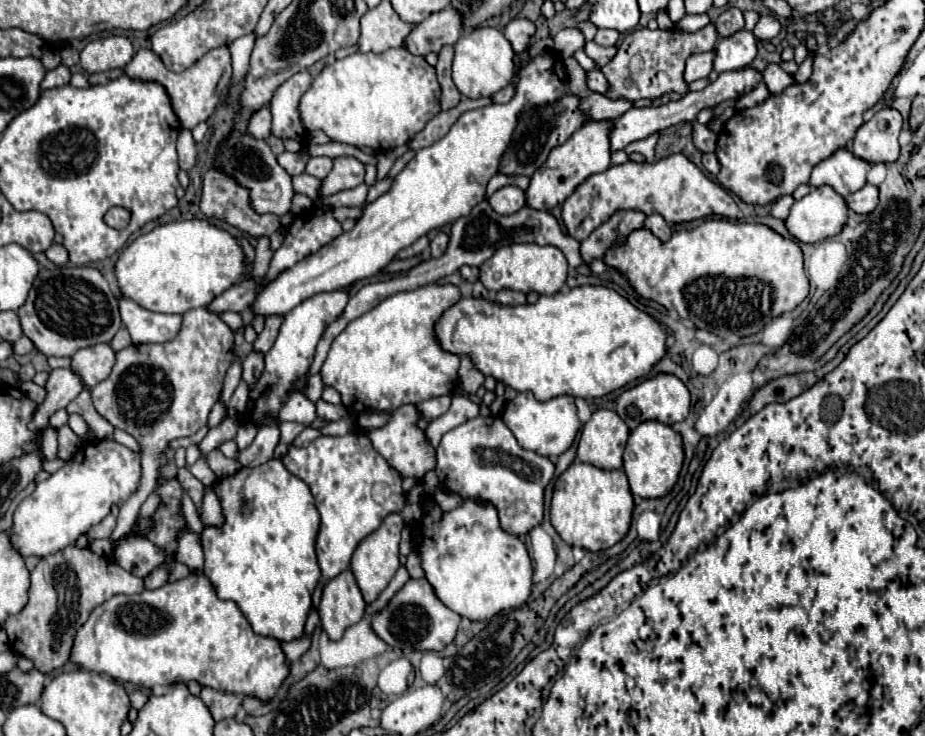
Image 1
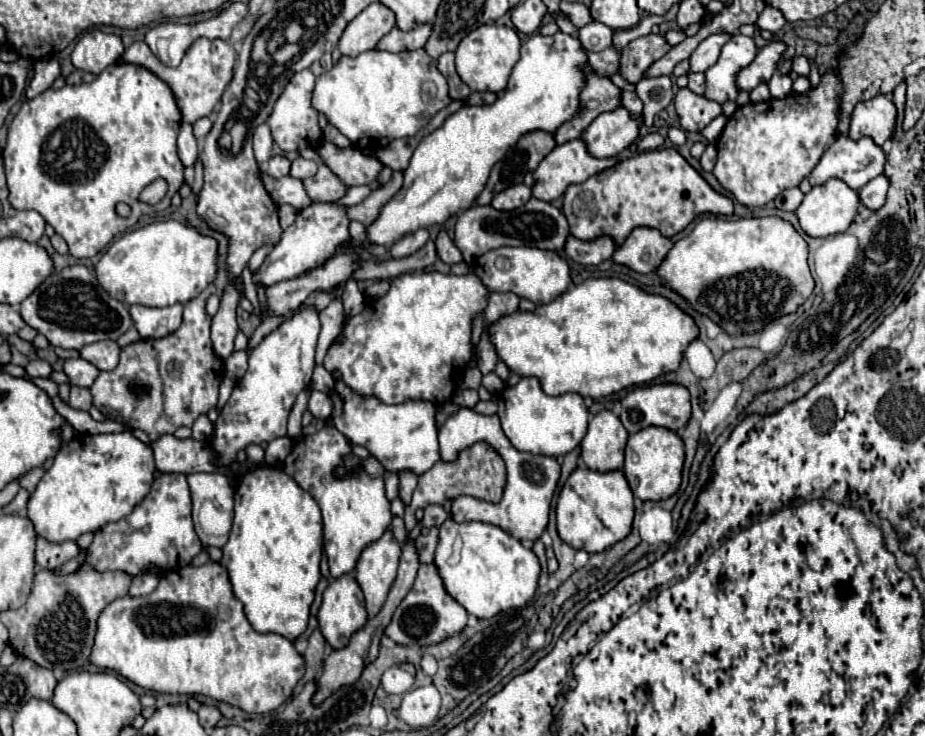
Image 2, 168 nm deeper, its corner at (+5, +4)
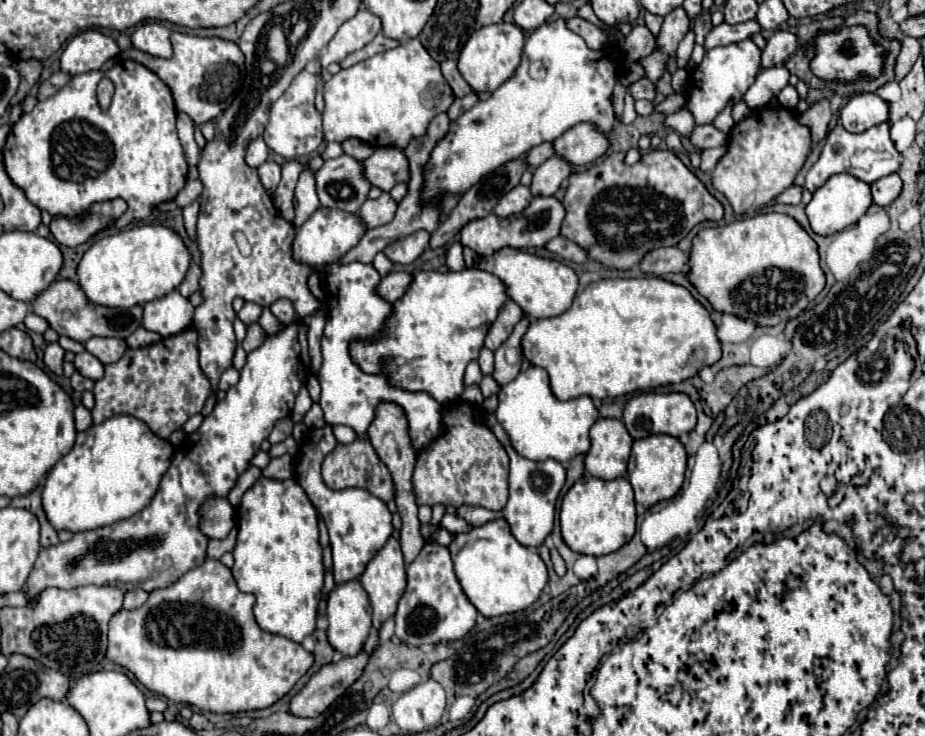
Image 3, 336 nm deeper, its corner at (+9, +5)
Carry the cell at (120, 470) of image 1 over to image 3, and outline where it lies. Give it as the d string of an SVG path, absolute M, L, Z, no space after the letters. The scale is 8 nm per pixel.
M114 416L98 426L90 426L76 436L74 448L46 474L42 508L48 522L58 532L84 532L138 514L156 494L172 456L172 444L154 436L150 428L134 416Z

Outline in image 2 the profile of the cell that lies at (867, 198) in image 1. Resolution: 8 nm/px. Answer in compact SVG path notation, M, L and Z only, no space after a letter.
M886 175L876 177L876 179L870 181L868 185L864 185L864 187L858 191L862 205L866 205L868 209L874 209L874 211L880 209L880 207L886 203L888 187L890 187L890 181L888 181Z

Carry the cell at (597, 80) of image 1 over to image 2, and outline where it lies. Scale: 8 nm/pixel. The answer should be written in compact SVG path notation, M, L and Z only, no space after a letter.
M622 91L622 103L624 103L624 107L630 111L630 115L634 119L640 119L642 117L642 101L634 93Z

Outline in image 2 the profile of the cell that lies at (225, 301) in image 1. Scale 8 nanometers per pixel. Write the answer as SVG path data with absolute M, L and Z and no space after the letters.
M312 203L310 207L298 211L298 217L294 225L290 225L280 243L270 251L266 257L264 265L260 271L254 275L254 283L264 283L266 287L286 281L292 277L298 277L314 267L320 267L326 259L338 253L338 249L350 241L350 231L348 231L350 219L346 215L344 205L332 205L332 203Z

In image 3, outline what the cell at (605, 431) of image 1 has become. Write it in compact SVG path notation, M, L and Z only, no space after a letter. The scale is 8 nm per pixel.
M598 418L590 428L592 446L586 452L584 466L590 476L612 480L626 472L632 438L616 418Z

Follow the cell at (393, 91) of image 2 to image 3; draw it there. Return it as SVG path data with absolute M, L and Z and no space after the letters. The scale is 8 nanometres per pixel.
M408 40L398 48L380 52L364 62L358 62L350 68L340 70L330 80L324 82L324 138L328 142L344 142L348 138L358 138L370 146L394 146L404 148L412 138L418 138L426 132L428 122L450 108L454 94L448 90L448 82L440 72L440 64L422 48L420 40Z

